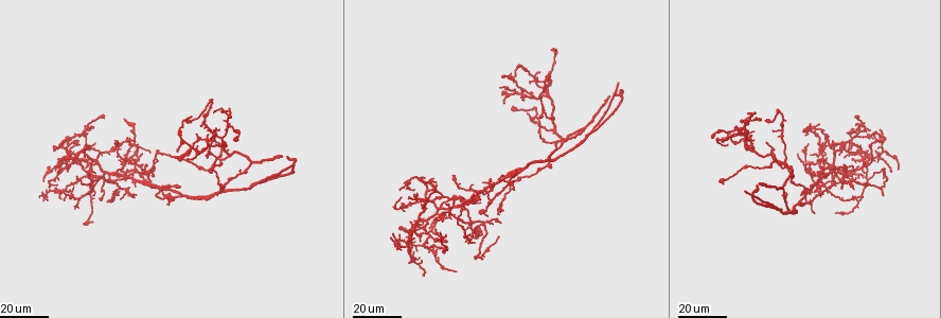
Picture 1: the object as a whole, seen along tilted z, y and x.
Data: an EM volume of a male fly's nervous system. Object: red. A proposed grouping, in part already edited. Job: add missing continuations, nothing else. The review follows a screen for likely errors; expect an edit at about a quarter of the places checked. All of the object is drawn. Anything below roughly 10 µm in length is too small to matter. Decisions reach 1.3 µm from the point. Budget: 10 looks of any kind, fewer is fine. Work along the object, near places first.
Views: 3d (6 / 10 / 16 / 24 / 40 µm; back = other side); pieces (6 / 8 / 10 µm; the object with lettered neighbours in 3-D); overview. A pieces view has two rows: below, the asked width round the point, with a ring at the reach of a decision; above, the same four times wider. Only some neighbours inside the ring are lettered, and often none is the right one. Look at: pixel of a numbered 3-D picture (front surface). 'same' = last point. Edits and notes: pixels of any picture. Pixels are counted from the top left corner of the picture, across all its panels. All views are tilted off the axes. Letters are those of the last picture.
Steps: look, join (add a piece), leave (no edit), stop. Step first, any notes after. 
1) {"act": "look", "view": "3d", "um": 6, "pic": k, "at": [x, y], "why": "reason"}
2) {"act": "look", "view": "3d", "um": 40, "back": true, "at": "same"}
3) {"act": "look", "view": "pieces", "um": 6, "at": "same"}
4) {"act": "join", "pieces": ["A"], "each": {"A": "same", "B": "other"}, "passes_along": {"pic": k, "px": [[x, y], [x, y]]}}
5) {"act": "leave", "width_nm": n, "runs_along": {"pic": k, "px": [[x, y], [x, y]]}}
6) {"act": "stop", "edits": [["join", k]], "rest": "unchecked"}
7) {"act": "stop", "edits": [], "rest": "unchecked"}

{"act": "look", "view": "3d", "um": 16, "pic": 1, "at": [810, 191], "why": "branch stops here"}

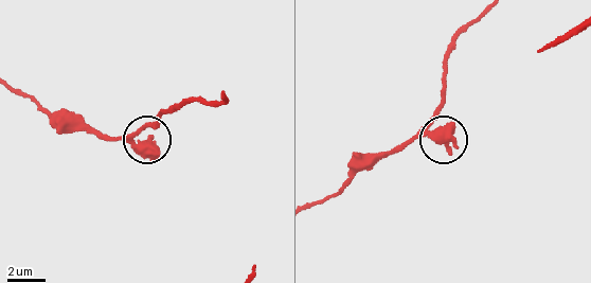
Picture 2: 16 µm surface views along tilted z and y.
{"act": "look", "view": "pieces", "um": 8, "pic": 2, "at": [454, 144], "why": "see the neighbours"}

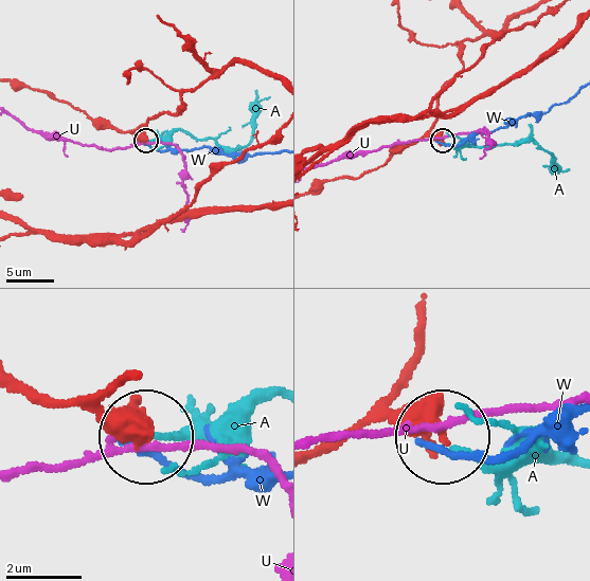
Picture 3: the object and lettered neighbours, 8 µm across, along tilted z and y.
{"act": "leave", "each": {"A": "other", "U": "other", "W": "other"}, "runs_along": {"pic": 3, "px": [[425, 316], [391, 396], [437, 427]]}, "found": "no lettered piece goes on from it"}

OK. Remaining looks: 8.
{"act": "look", "view": "3d", "um": 16, "pic": 1, "at": [757, 184]}

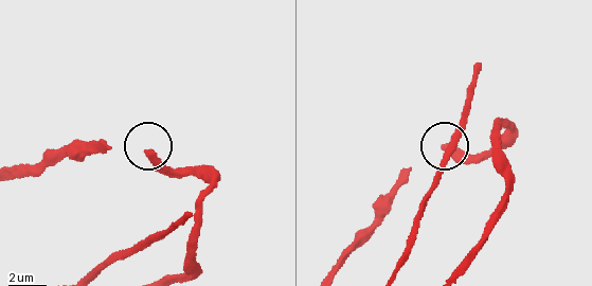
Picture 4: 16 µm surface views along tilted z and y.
{"act": "look", "view": "pieces", "um": 6, "pic": 4, "at": [150, 152], "why": "what lies round it"}

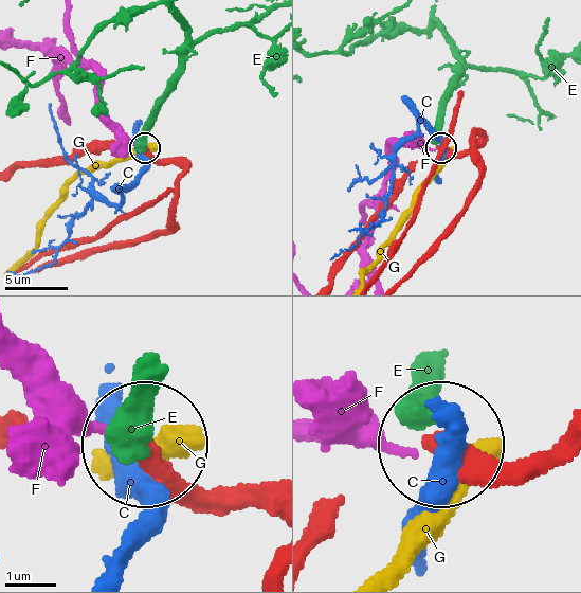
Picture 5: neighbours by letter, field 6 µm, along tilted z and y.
{"act": "leave", "each": {"C": "other", "E": "other", "F": "other", "G": "other"}, "found": "no lettered piece goes on from it"}

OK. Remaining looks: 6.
{"act": "look", "view": "3d", "um": 24, "pic": 1, "at": [293, 163], "why": "long arm stops here"}

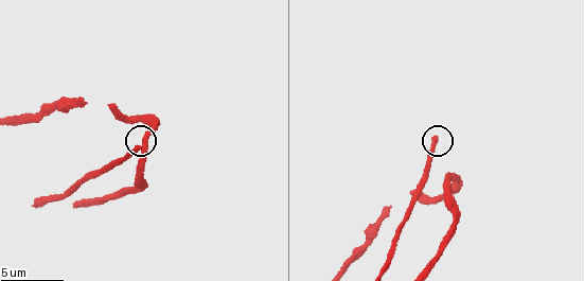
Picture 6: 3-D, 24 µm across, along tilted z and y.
{"act": "look", "view": "pieces", "um": 6, "pic": 6, "at": [136, 146], "why": "what lies round it"}

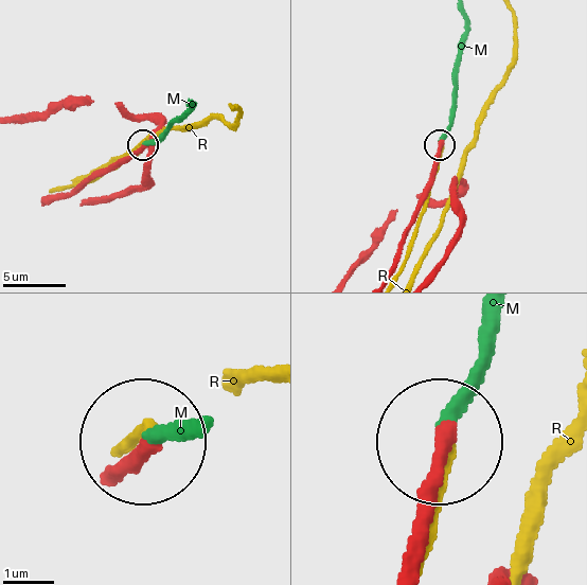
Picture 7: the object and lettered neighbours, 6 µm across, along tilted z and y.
{"act": "join", "pieces": ["M"], "each": {"M": "same", "R": "other"}, "passes_along": {"pic": 7, "px": [[108, 479], [176, 427]]}, "found": "it goes on there"}

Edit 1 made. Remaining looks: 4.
{"act": "look", "view": "overview"}

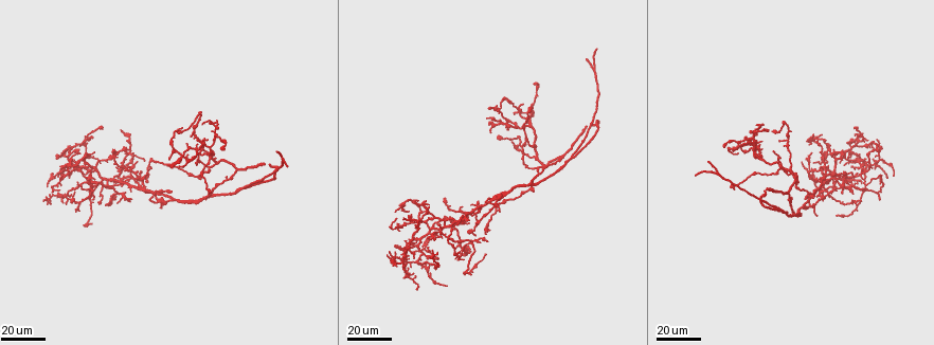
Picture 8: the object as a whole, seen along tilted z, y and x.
{"act": "look", "view": "3d", "um": 40, "pic": 8, "at": [208, 140], "why": "thin end"}

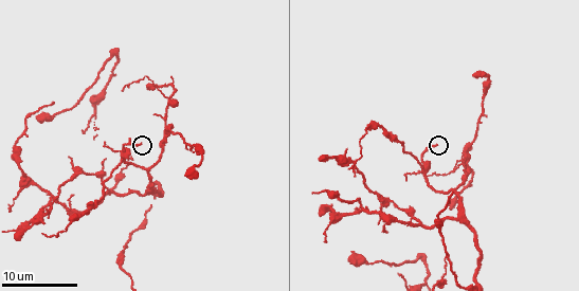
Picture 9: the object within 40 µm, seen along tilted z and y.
{"act": "look", "view": "pieces", "um": 10, "pic": 9, "at": [142, 143]}

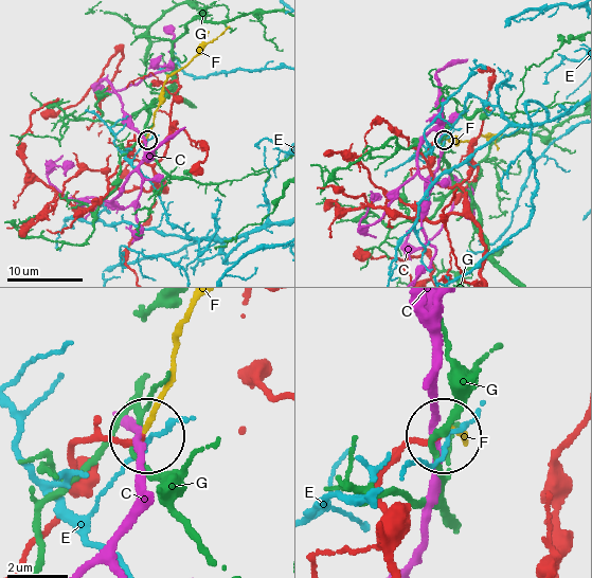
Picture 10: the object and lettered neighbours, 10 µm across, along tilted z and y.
{"act": "join", "pieces": ["F"], "each": {"C": "other", "E": "other", "F": "same", "G": "other"}, "passes_along": {"pic": 10, "px": [[70, 452], [89, 439], [142, 435], [189, 308]]}, "found": "it goes on there"}

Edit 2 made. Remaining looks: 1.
{"act": "stop", "edits": [["join", 7], ["join", 10]], "rest": "unchecked"}

